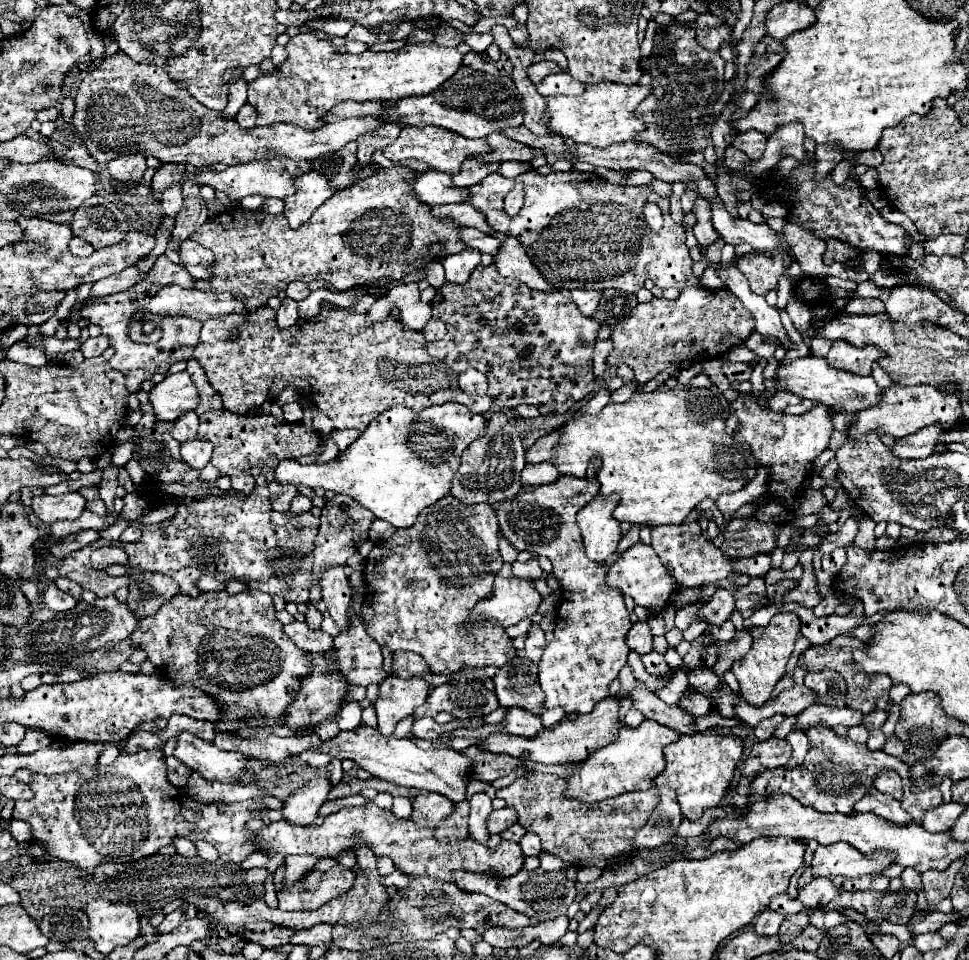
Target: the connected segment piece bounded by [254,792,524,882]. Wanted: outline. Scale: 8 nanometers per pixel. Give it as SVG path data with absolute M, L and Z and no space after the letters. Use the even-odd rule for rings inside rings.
M422 792L414 800L414 810L410 818L396 818L390 810L382 810L376 804L368 804L362 808L342 808L334 814L328 814L320 826L292 826L286 820L270 822L262 826L256 836L254 844L256 850L264 854L310 854L316 858L336 858L346 850L356 850L356 840L364 840L368 848L376 856L388 856L394 860L396 868L404 874L412 876L430 876L438 880L452 882L452 870L466 870L474 874L484 874L486 870L496 870L500 876L512 876L522 868L524 854L518 842L502 840L496 850L488 850L484 844L476 842L474 838L456 840L456 842L438 842L434 836L436 828L442 820L452 814L452 800L440 796L436 792Z

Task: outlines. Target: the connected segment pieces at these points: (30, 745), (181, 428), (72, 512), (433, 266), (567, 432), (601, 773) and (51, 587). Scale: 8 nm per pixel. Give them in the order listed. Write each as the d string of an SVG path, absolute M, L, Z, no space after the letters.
M28 728L22 744L18 744L18 752L22 752L22 754L24 754L24 752L34 752L34 750L38 750L38 748L48 746L50 742L52 742L52 738L46 736L42 730L32 730L32 728Z
M184 412L184 416L180 416L180 420L174 420L174 426L172 426L170 434L178 442L184 442L184 440L196 438L196 430L198 430L198 416L196 416L196 412Z
M66 492L58 496L36 496L32 498L32 512L44 524L54 524L58 520L76 520L82 514L86 500L78 492Z
M440 260L430 262L430 264L424 268L424 272L426 272L426 280L428 280L428 284L430 284L430 286L438 288L438 286L442 286L442 284L444 284L444 268L442 268Z
M700 372L690 380L688 386L678 384L674 390L660 384L654 392L634 392L632 400L614 404L608 402L600 414L582 414L580 418L568 420L562 428L556 428L540 436L534 446L526 452L526 460L552 462L561 475L574 475L582 478L586 466L592 458L602 458L602 472L598 474L600 496L618 494L620 500L614 508L618 522L630 524L682 524L682 520L692 512L692 508L704 498L716 500L720 494L736 492L746 486L756 474L756 462L748 446L736 442L724 432L724 422L728 418L730 404L714 386L714 382Z
M644 720L638 728L630 728L624 722L620 724L618 738L594 752L588 754L586 760L578 764L578 772L566 778L566 796L570 800L578 800L582 804L600 802L606 798L614 798L626 792L640 792L652 786L652 780L664 770L664 754L662 748L678 740L678 732L668 726L662 726L654 720Z
M50 582L46 586L46 590L42 592L42 602L46 608L50 608L54 612L68 612L76 606L76 600L72 596L68 596L66 592L62 592L54 582Z

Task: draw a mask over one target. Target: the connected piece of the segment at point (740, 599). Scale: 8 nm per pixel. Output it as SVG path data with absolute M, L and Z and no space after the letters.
M750 580L746 586L732 590L734 600L736 600L736 610L746 610L754 606L764 606L766 600L766 588L764 580Z

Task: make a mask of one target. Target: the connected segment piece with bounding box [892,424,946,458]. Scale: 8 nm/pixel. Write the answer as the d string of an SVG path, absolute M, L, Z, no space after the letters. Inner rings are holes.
M936 424L932 428L922 428L920 432L898 440L894 444L892 452L894 452L894 456L900 456L900 458L926 458L940 444L938 440L940 440L940 436L944 432L946 430L944 428L936 428Z

